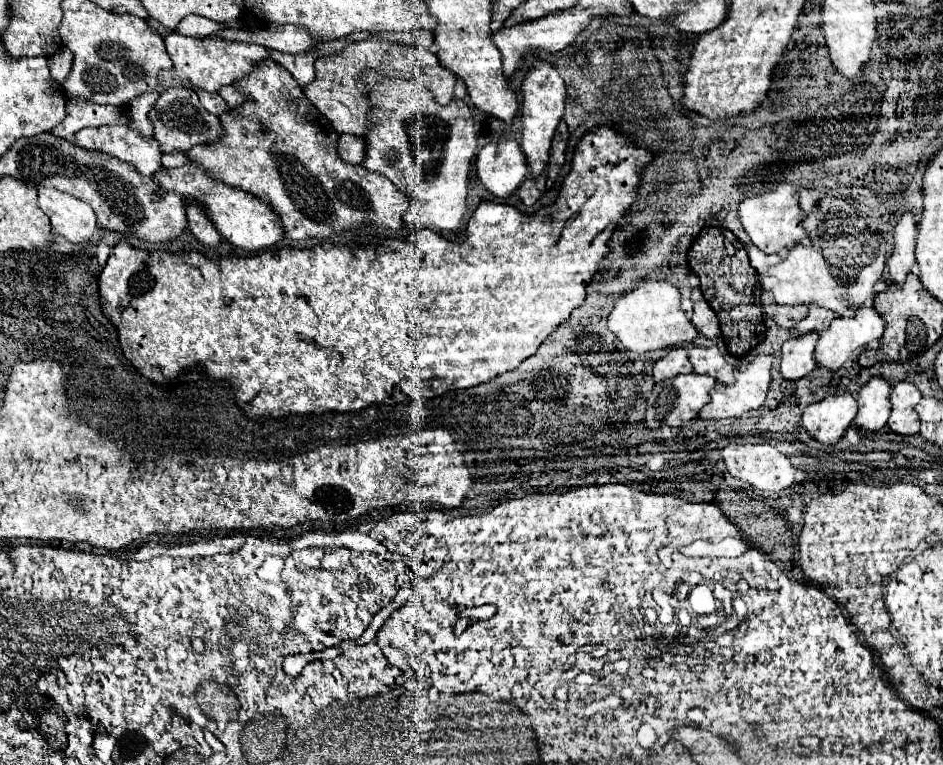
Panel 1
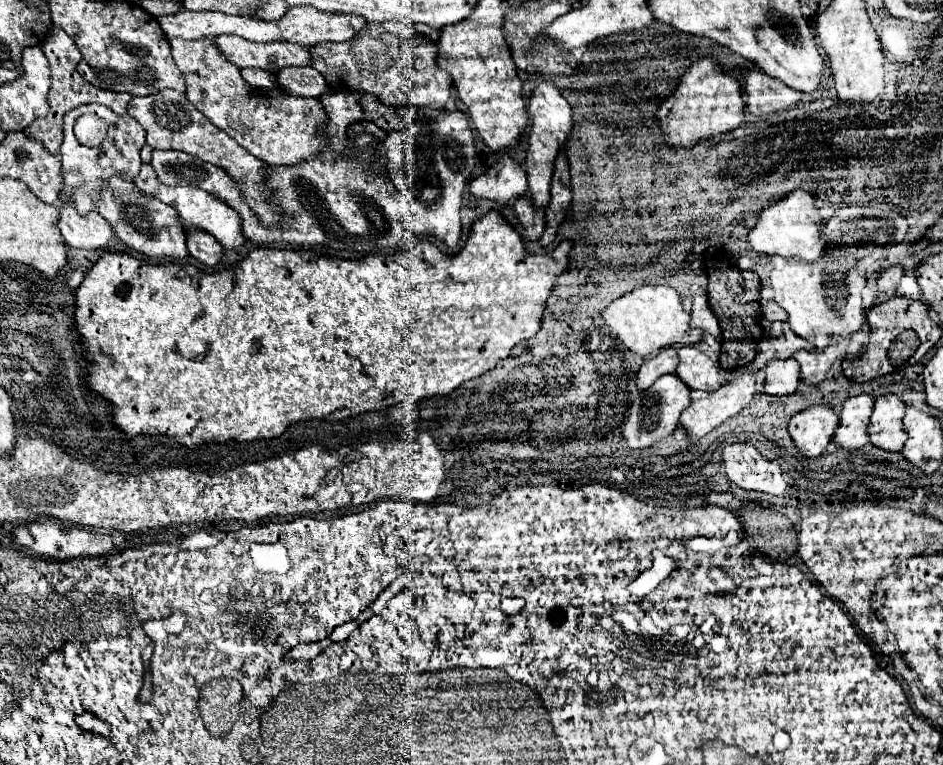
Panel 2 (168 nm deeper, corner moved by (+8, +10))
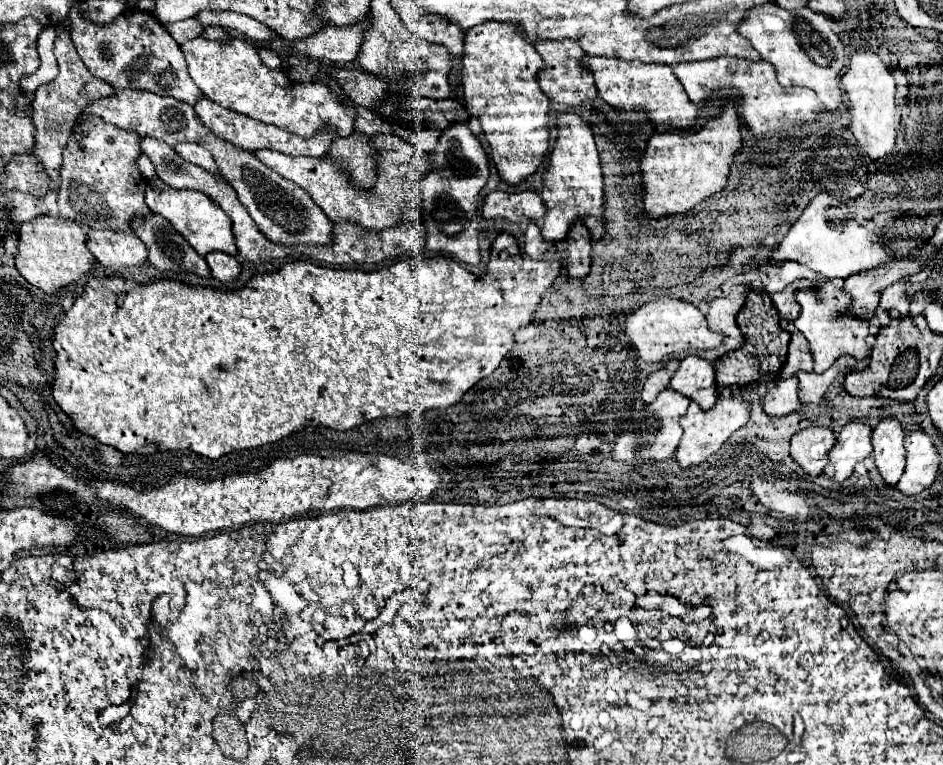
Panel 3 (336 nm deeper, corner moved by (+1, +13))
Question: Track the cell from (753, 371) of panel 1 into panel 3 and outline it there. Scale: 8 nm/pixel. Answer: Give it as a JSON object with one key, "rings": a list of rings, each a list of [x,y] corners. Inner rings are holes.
{"rings":[[[733,394],[729,396],[719,396],[717,404],[709,410],[703,410],[699,404],[691,402],[685,416],[681,418],[681,426],[683,426],[683,438],[681,444],[677,448],[677,462],[681,464],[681,468],[689,468],[689,466],[697,466],[701,462],[705,462],[711,454],[715,454],[727,440],[729,436],[741,428],[747,420],[749,420],[749,410],[751,410],[751,402],[749,400],[741,400]]]}

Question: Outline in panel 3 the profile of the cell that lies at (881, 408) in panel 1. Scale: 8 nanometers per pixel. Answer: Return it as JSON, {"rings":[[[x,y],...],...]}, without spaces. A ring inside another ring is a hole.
{"rings":[[[861,418],[849,420],[841,428],[837,442],[829,452],[829,460],[833,464],[833,478],[837,482],[843,482],[853,472],[855,462],[863,460],[871,452],[871,426]]]}

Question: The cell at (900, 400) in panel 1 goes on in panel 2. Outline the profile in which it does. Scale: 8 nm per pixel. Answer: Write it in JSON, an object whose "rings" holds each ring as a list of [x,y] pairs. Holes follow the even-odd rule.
{"rings":[[[886,393],[876,399],[874,413],[870,417],[870,427],[868,427],[870,443],[874,447],[880,447],[890,453],[896,453],[904,447],[908,439],[902,427],[904,411],[906,411],[906,405],[900,401],[898,395]]]}

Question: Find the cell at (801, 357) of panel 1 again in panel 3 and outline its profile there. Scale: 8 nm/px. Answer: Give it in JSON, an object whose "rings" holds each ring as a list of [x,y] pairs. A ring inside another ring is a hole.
{"rings":[[[773,376],[767,384],[767,394],[763,398],[763,410],[771,416],[783,416],[801,408],[801,400],[797,396],[797,378],[781,378]]]}

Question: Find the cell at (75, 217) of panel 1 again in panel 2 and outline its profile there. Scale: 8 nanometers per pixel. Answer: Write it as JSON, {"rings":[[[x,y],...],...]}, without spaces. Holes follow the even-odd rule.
{"rings":[[[62,205],[60,207],[60,233],[66,239],[70,247],[76,249],[110,249],[114,235],[114,229],[110,223],[100,217],[98,213],[92,213],[90,217],[80,217],[74,207]]]}

